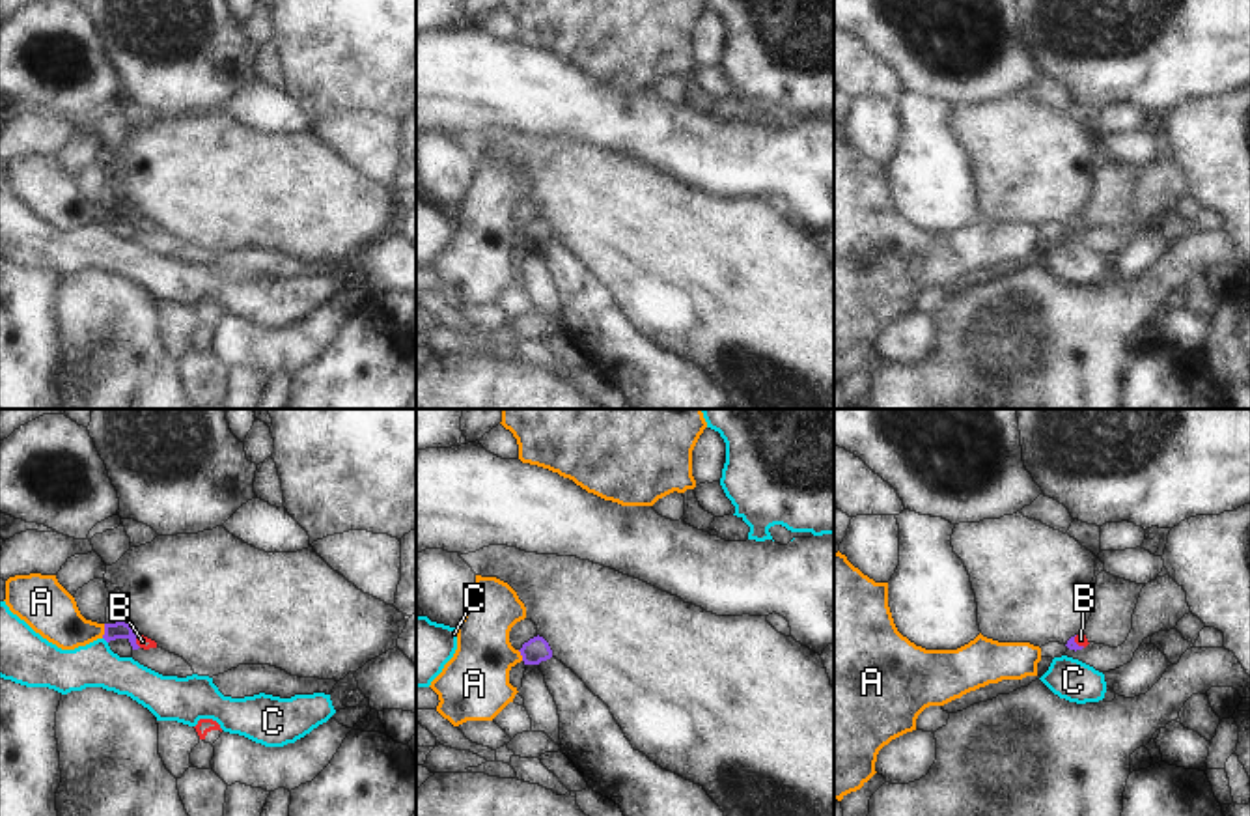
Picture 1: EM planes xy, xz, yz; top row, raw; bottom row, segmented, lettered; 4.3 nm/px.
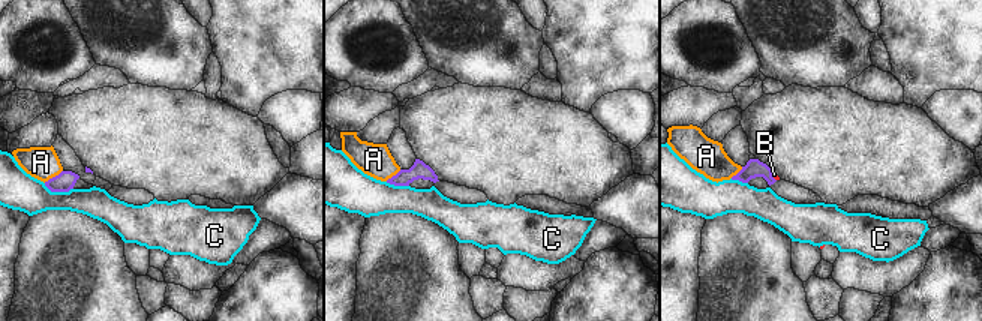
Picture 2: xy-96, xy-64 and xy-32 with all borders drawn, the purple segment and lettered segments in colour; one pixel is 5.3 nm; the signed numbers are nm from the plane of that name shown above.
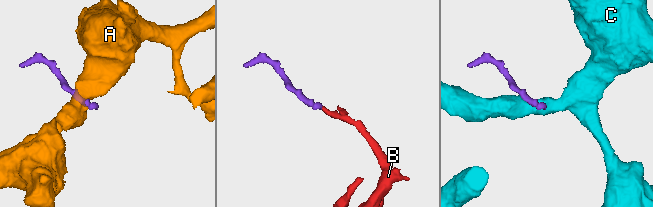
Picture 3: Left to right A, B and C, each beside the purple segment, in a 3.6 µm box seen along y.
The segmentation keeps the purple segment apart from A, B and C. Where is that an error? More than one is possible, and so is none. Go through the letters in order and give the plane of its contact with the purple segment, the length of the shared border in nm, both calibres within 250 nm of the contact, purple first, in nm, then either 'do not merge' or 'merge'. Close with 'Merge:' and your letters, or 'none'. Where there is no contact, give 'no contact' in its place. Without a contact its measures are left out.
A: contact in xy; length 70 nm; calibres 80 and 220 nm; do not merge
B: contact in xy; length 60 nm; calibres 80 and 50 nm; merge
C: contact in xy; length 40 nm; calibres 80 and 190 nm; do not merge
Merge: B

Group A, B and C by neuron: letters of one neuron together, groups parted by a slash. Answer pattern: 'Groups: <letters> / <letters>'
Groups: A / B / C.

